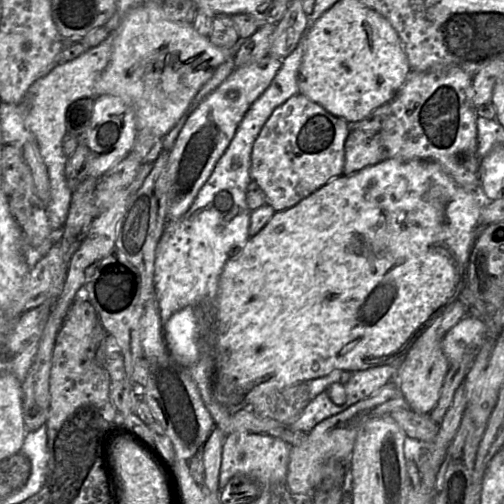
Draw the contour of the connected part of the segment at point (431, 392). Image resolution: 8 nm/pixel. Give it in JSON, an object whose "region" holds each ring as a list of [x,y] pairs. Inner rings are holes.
{"region":[[[426,328],[409,349],[407,355],[397,364],[397,385],[403,392],[413,411],[428,414],[436,406],[450,362],[445,356],[441,341],[432,328]]]}

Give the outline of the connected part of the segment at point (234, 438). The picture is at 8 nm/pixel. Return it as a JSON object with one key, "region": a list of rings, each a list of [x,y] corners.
{"region":[[[233,431],[226,435],[220,466],[219,489],[222,490],[236,474],[244,474],[254,479],[262,478],[263,494],[272,483],[286,482],[291,447],[292,445],[284,440],[267,434]]]}

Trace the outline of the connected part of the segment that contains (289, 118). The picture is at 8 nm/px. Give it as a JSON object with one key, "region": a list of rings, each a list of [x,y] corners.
{"region":[[[298,94],[277,107],[256,138],[252,153],[250,175],[264,191],[266,204],[275,211],[288,209],[306,198],[331,179],[343,174],[344,145],[352,125],[327,112],[322,106]]]}

